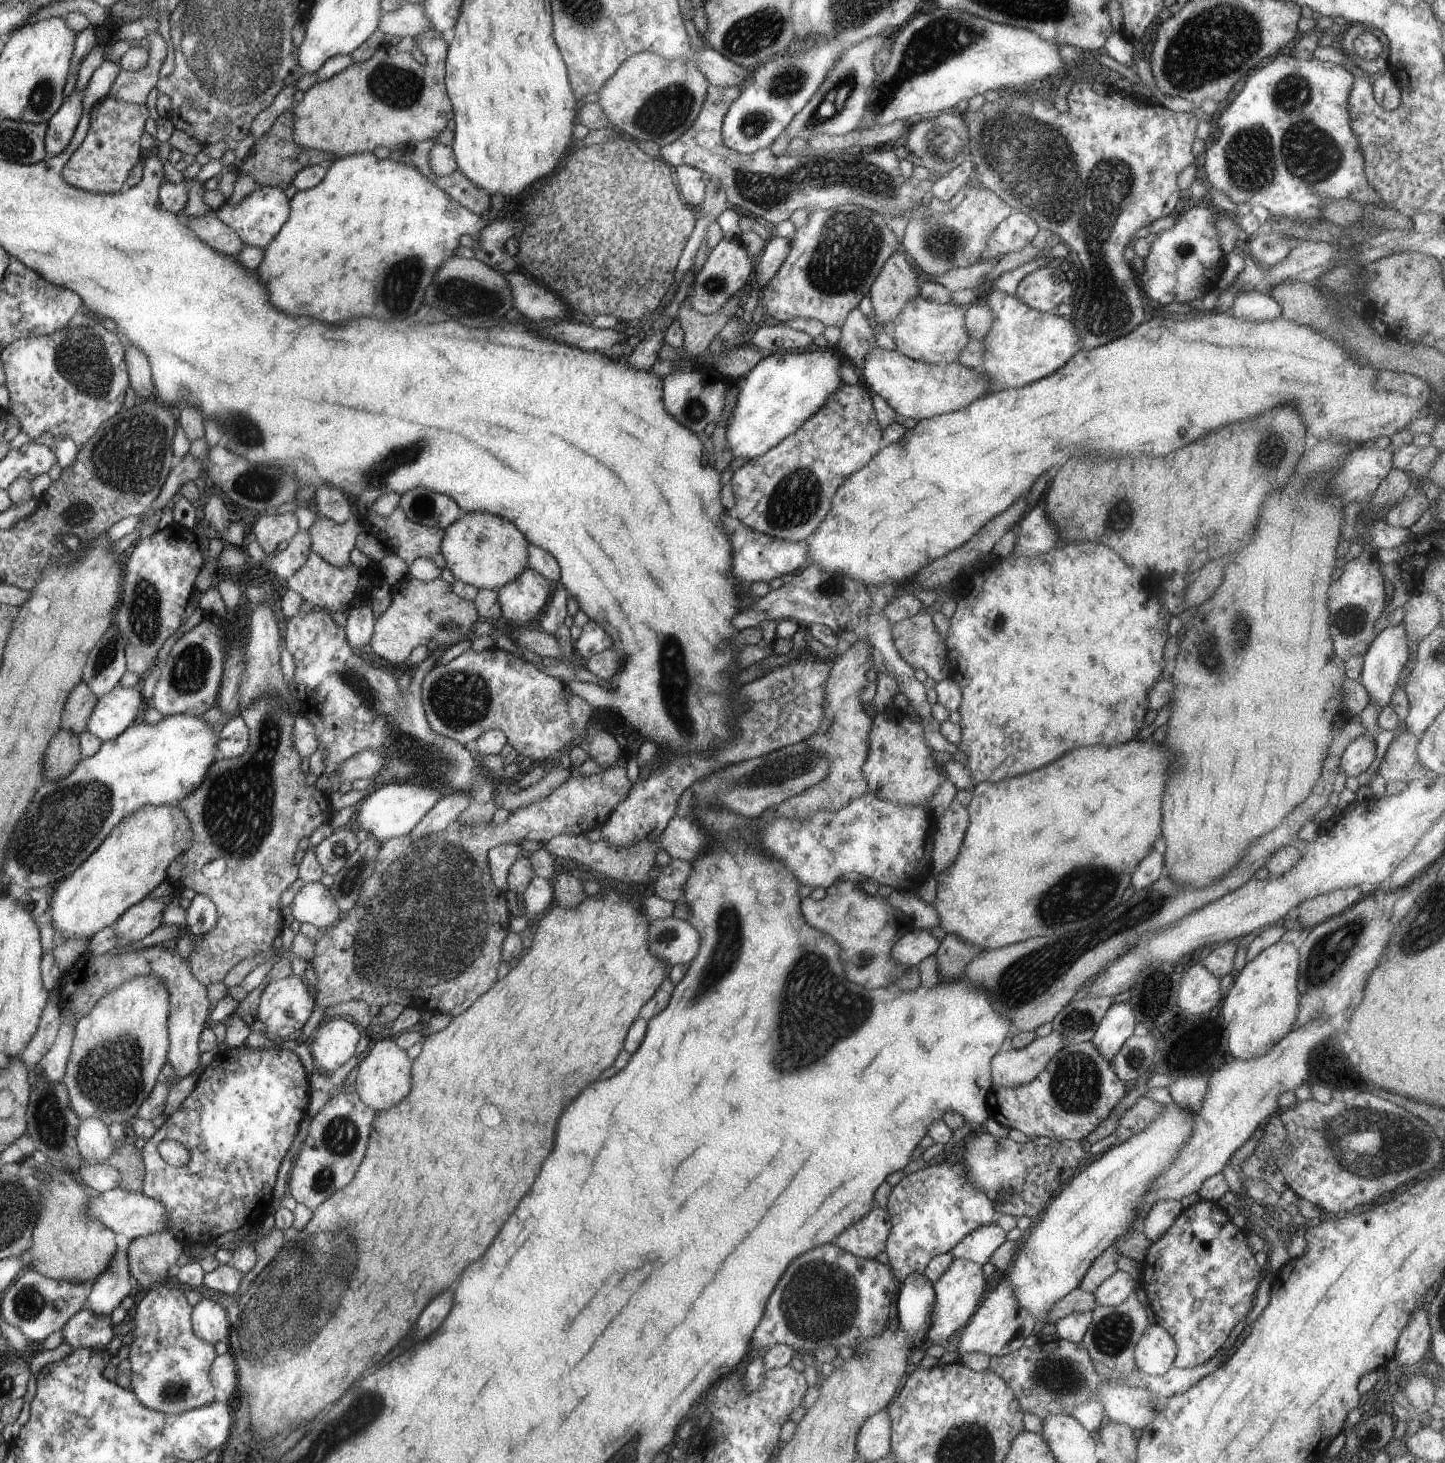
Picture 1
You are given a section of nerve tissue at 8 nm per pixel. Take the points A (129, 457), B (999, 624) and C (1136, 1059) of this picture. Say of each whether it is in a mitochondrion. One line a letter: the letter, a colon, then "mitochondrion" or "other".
A: mitochondrion
B: mitochondrion
C: mitochondrion

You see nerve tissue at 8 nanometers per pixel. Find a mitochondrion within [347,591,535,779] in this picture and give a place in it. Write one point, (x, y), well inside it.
(459, 699)

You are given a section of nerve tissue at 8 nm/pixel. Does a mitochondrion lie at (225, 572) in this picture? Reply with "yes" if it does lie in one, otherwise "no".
no

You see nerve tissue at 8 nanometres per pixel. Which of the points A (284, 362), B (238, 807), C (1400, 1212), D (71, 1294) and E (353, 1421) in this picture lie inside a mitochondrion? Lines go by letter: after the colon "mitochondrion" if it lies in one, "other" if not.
A: other
B: mitochondrion
C: other
D: mitochondrion
E: mitochondrion

